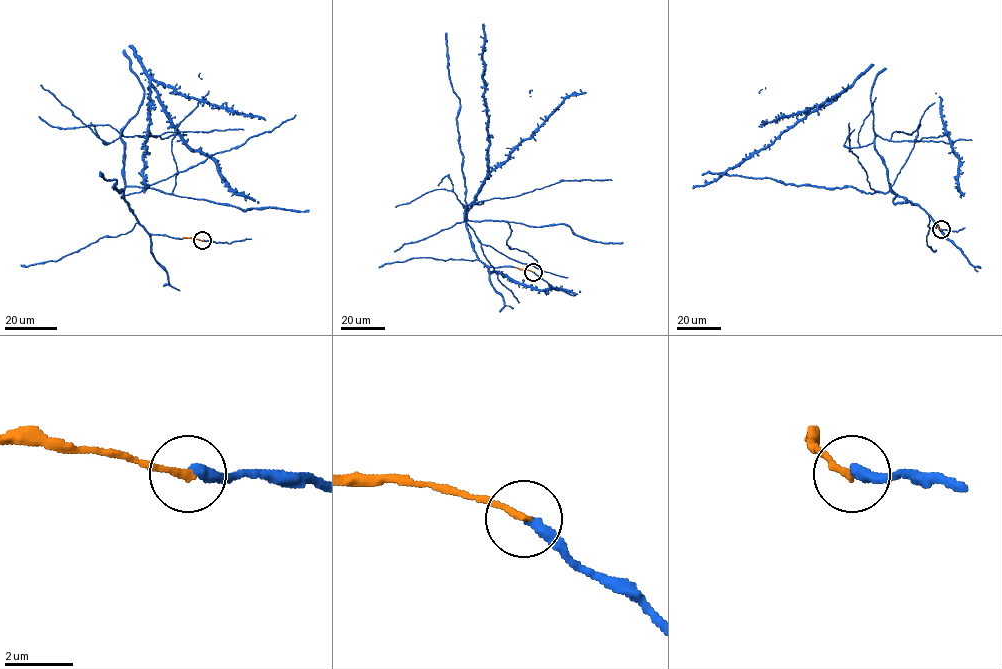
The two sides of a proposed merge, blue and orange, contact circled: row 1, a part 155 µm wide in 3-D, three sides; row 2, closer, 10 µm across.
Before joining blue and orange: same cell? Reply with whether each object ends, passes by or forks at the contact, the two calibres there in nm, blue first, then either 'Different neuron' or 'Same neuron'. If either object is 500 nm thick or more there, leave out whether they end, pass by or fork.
At the ring blue ends. At the ring orange ends. Thickness 320 nm (blue) against 200 nm. Same neuron

